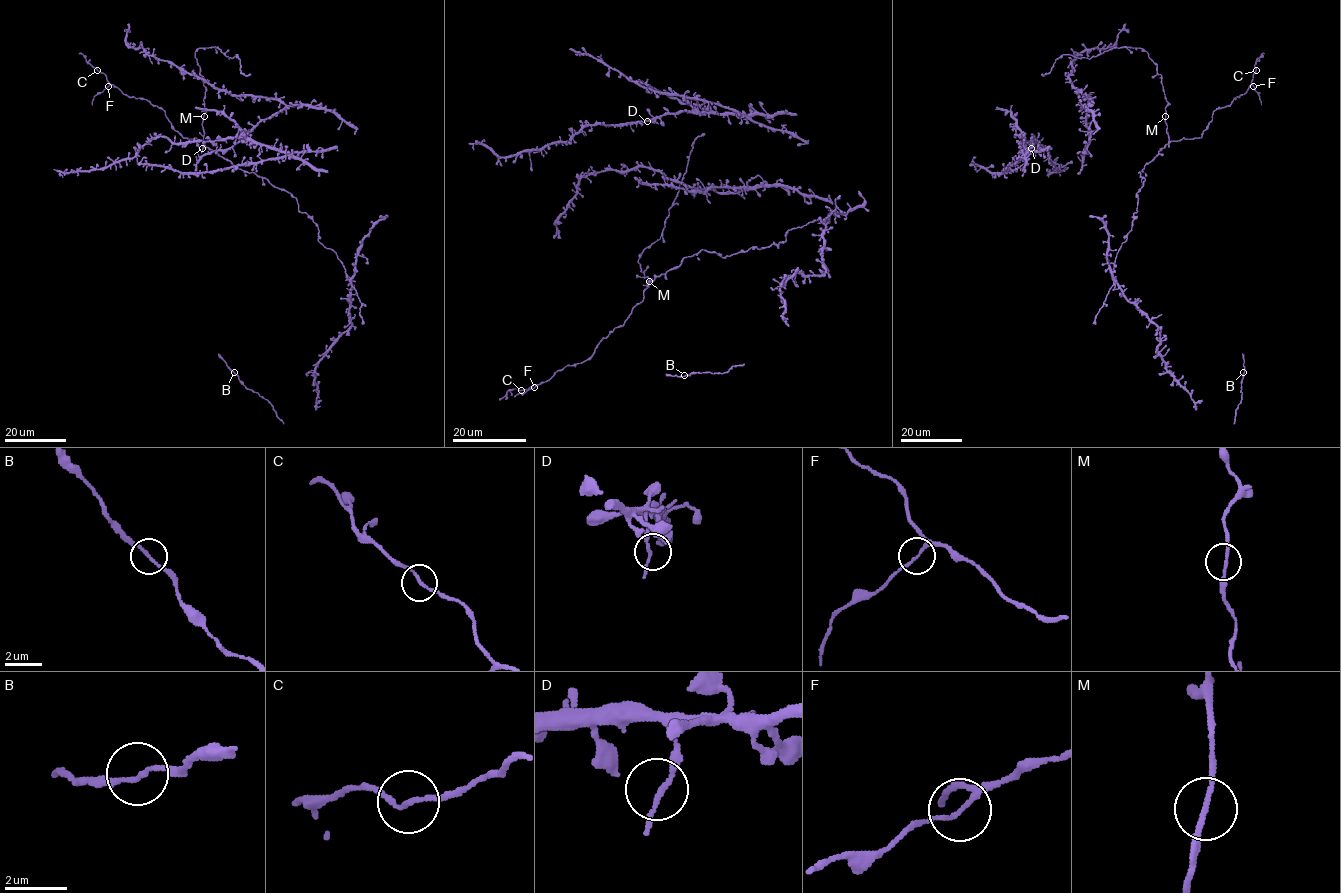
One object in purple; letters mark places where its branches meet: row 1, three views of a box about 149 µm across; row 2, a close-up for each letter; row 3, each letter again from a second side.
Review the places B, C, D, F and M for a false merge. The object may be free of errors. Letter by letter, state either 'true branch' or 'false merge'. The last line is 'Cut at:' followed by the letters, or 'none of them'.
B: true branch
C: true branch
D: true branch
F: true branch
M: true branch
Cut at: none of them

